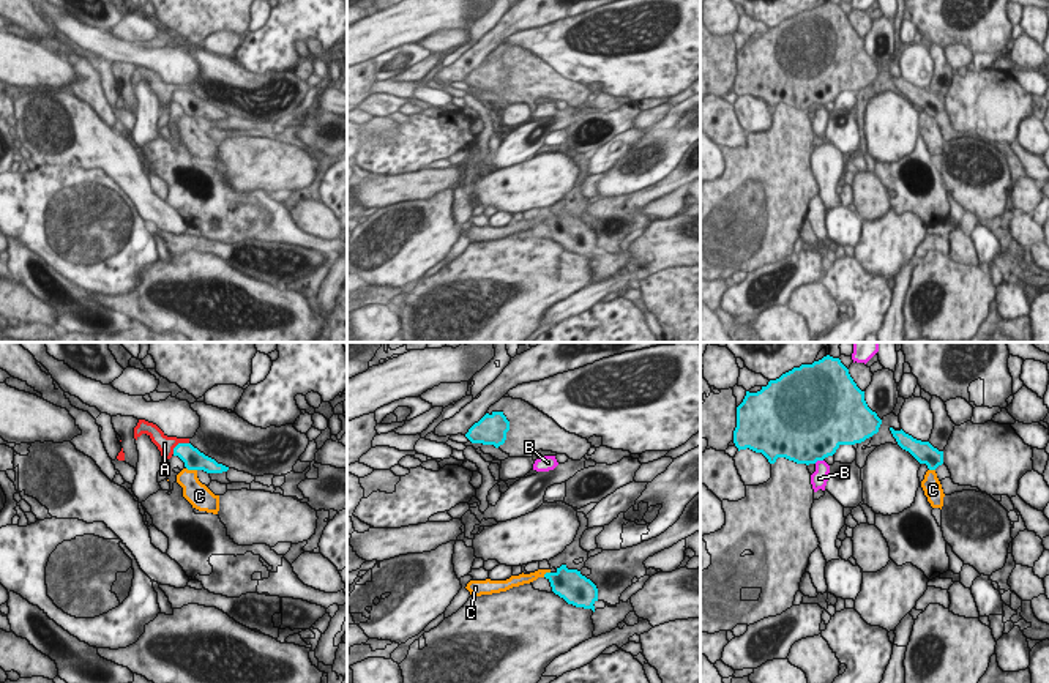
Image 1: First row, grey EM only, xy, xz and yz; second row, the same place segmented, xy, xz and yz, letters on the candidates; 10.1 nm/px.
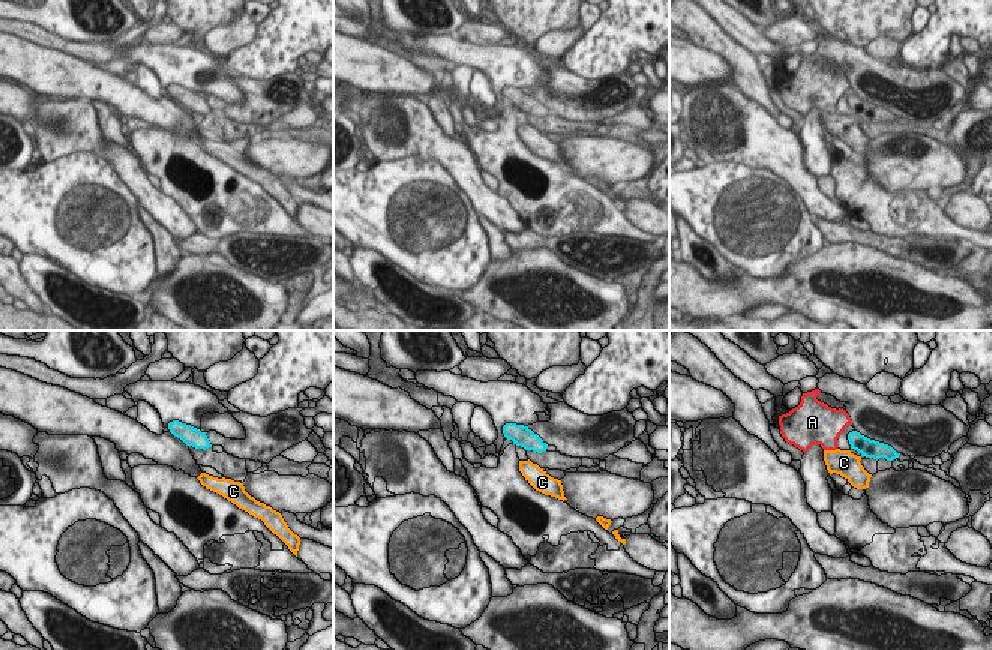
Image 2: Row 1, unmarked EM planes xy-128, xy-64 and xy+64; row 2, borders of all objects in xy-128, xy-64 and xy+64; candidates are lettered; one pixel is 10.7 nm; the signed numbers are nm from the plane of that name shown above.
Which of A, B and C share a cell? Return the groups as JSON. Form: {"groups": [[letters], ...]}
{"groups": [["A"], ["B"], ["C"]]}

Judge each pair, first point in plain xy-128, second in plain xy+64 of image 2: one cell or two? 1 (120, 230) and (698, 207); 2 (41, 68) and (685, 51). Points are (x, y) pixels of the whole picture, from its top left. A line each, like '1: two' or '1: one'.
1: one
2: one

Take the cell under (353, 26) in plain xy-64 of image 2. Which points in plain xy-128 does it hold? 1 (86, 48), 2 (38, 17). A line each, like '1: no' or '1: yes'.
1: yes
2: no

